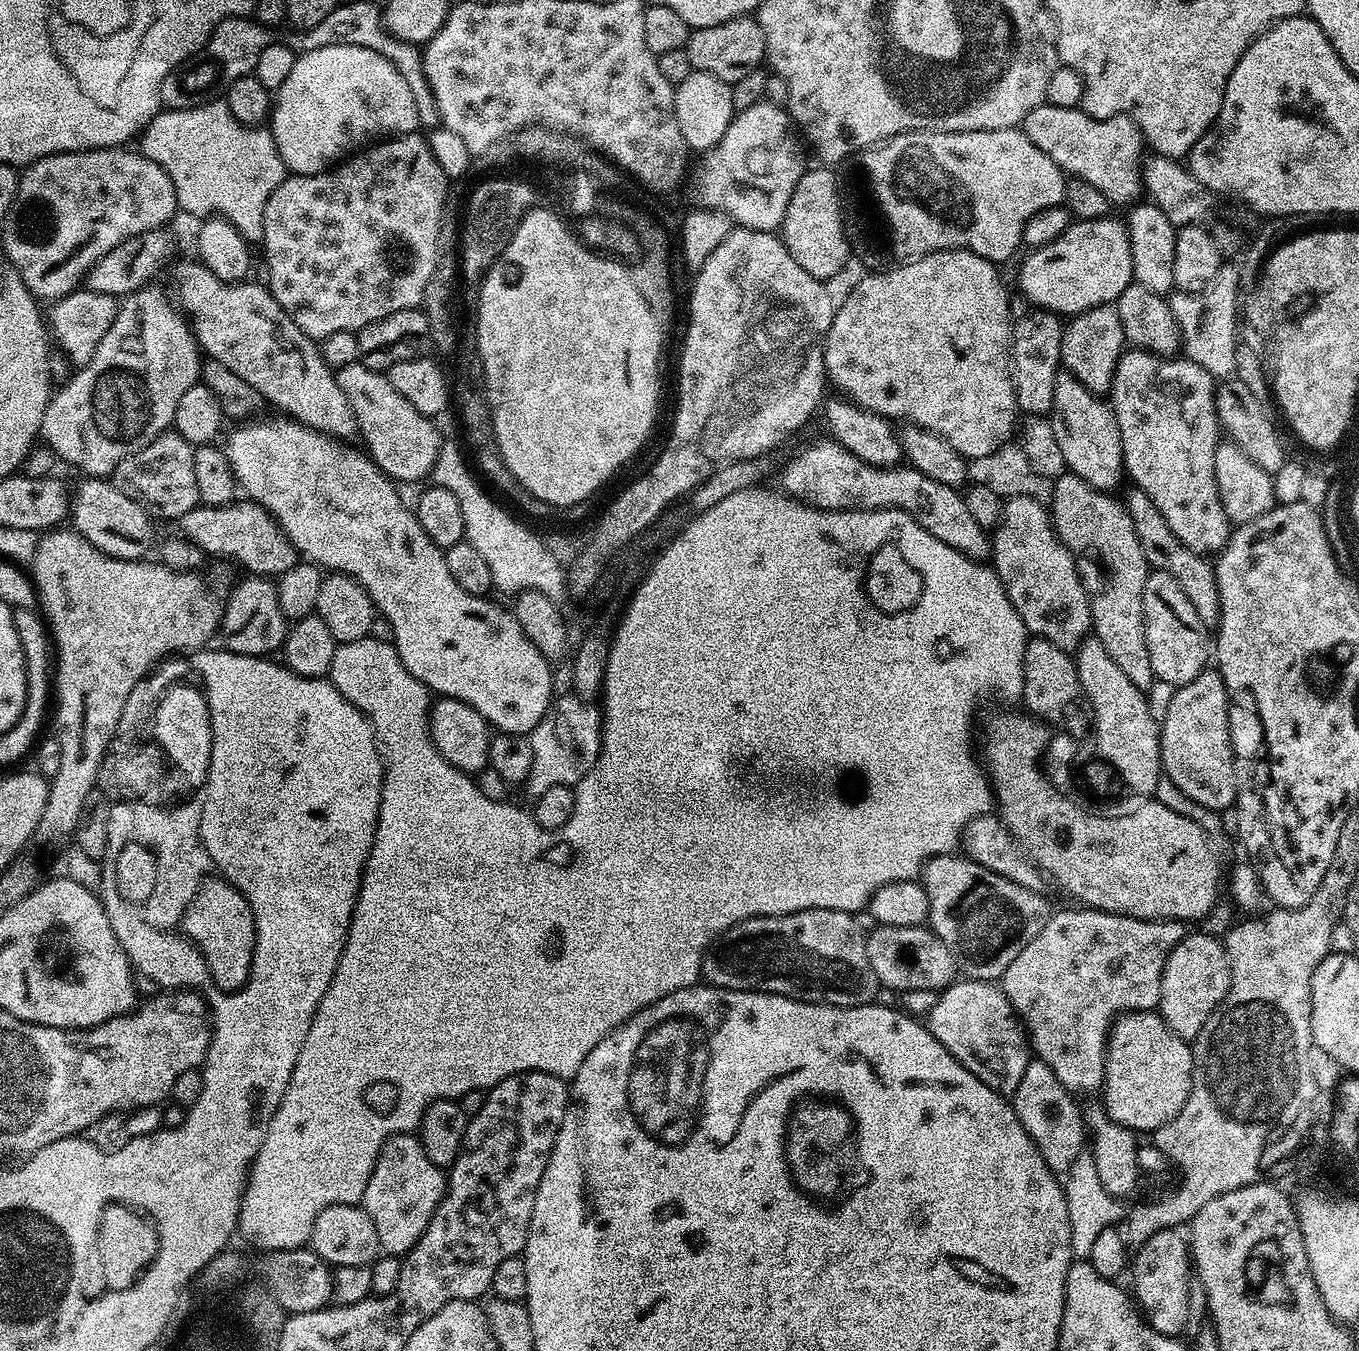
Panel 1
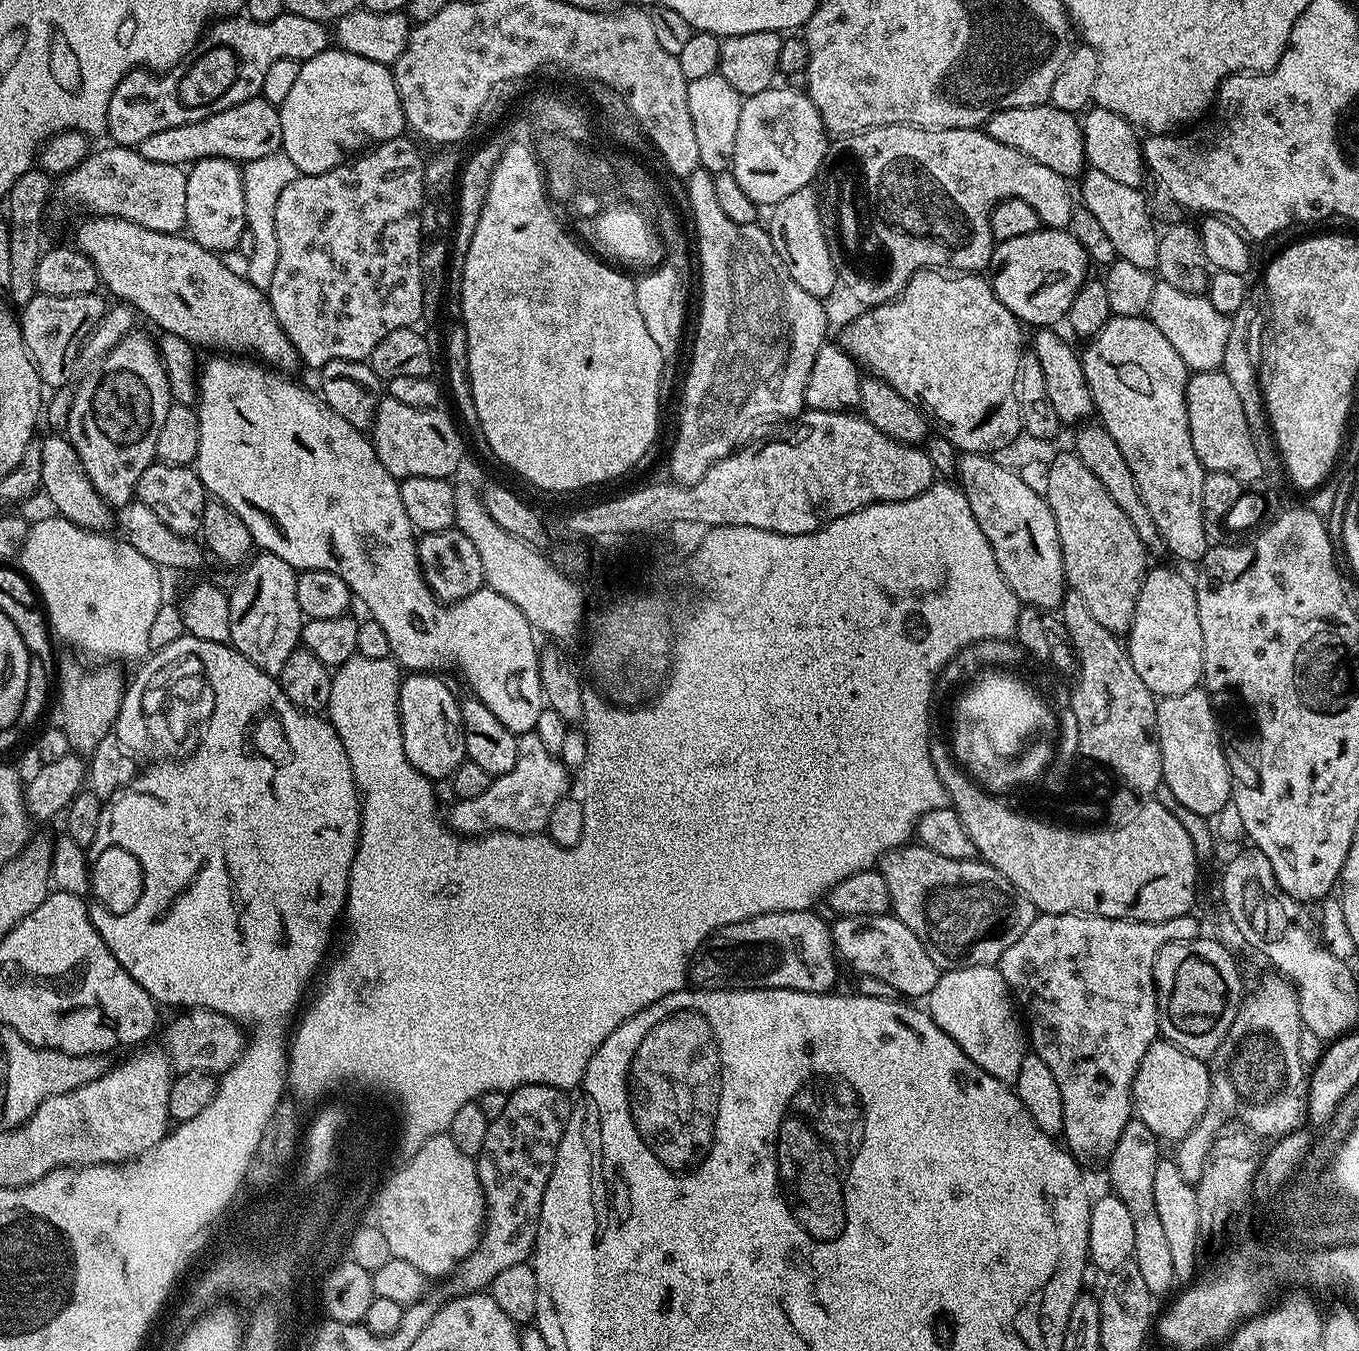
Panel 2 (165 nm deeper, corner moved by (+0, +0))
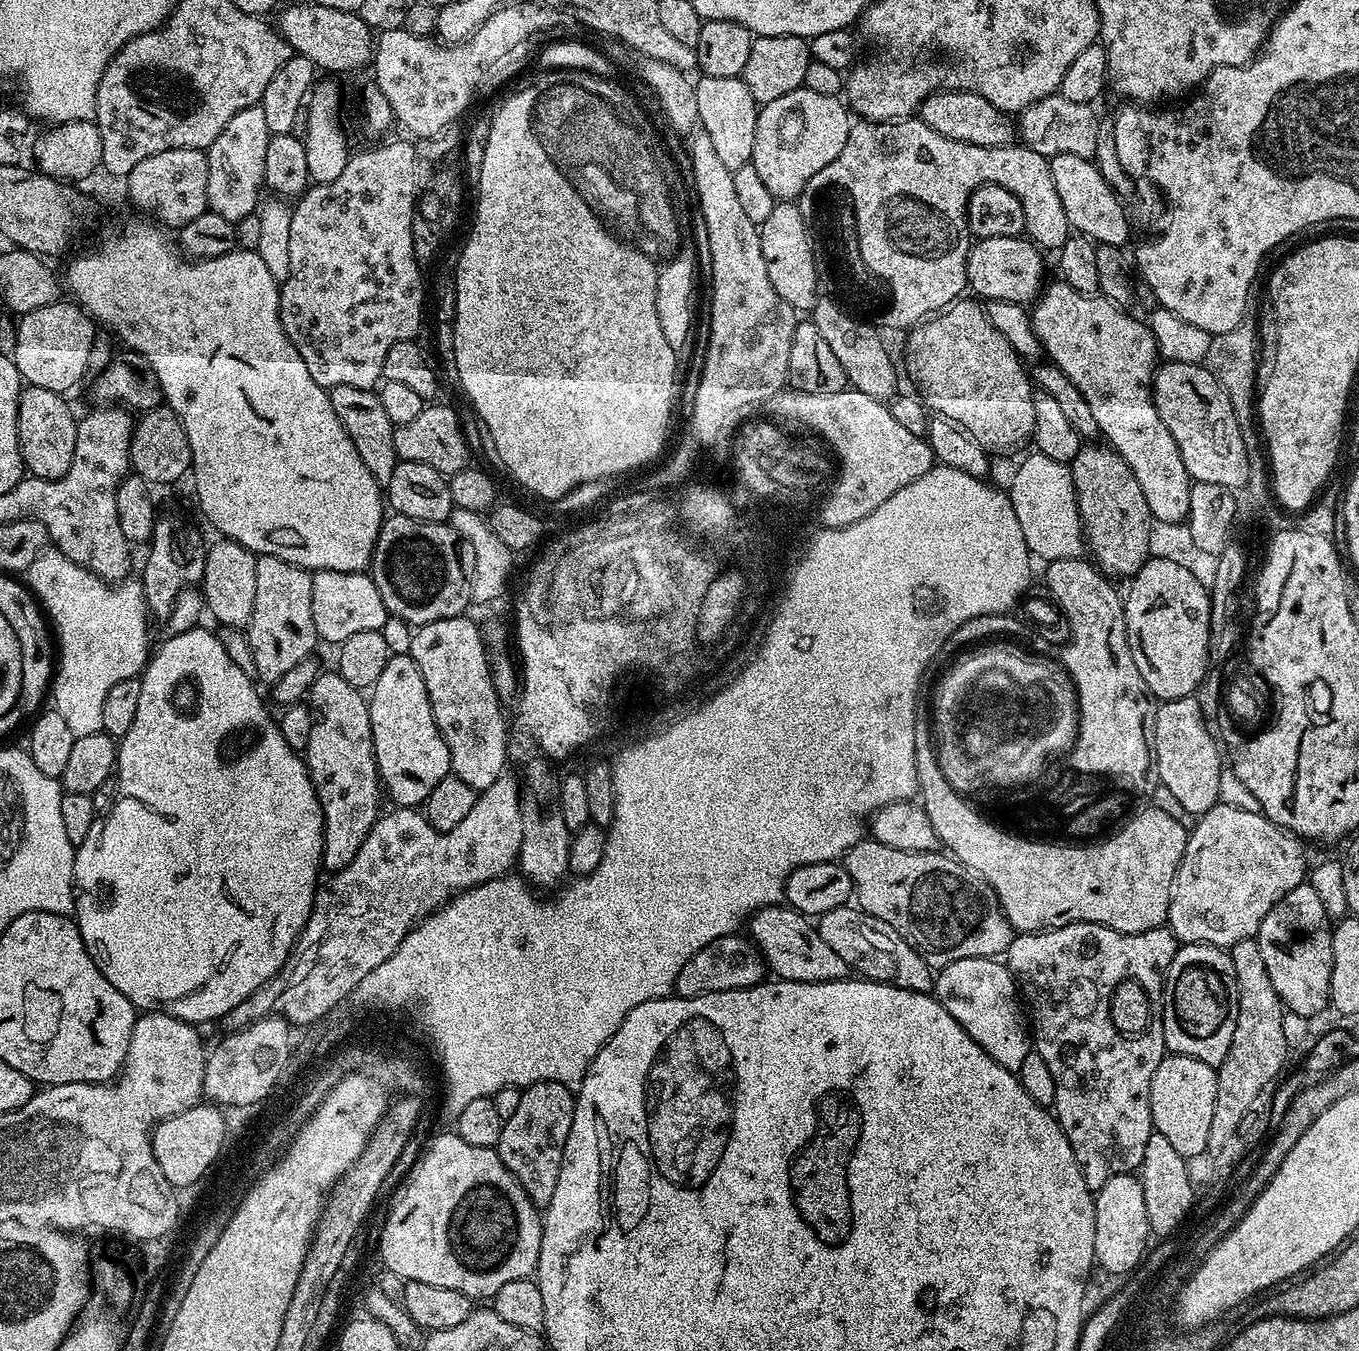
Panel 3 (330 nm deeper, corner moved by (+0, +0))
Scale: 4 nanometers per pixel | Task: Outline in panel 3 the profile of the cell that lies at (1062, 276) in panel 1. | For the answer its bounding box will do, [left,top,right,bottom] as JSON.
[966,236,1046,306]

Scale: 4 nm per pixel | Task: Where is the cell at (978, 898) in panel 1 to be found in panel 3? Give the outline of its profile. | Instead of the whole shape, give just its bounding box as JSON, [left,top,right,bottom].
[842,838,1014,970]

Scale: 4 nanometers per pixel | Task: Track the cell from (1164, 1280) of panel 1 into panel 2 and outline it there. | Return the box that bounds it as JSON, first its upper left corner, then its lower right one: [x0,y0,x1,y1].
[1107,1119,1177,1298]

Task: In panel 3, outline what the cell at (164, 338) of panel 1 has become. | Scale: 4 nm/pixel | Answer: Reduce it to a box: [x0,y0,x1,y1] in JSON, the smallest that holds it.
[48,406,134,582]

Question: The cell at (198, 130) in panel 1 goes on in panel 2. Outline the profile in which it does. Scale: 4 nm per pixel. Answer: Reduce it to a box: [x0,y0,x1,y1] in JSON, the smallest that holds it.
[242,150,298,291]

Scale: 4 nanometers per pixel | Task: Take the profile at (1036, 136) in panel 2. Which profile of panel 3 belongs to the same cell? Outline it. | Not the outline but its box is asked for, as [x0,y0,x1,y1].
[918,88,1018,146]

